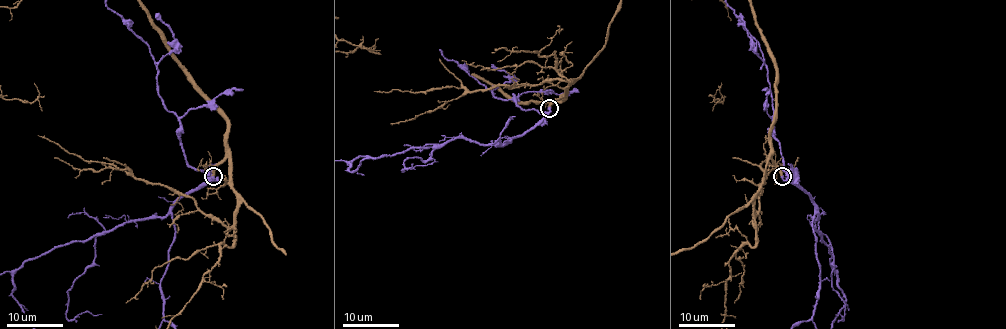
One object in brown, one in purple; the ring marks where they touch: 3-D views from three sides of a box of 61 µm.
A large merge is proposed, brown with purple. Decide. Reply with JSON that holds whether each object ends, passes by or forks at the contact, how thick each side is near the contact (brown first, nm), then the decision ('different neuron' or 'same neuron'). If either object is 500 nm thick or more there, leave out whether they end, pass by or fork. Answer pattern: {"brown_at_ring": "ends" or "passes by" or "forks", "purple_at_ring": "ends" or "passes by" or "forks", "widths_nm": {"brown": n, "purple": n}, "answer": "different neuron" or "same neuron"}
{"brown_at_ring": "ends", "purple_at_ring": "ends", "widths_nm": {"brown": 440, "purple": 340}, "answer": "same neuron"}

